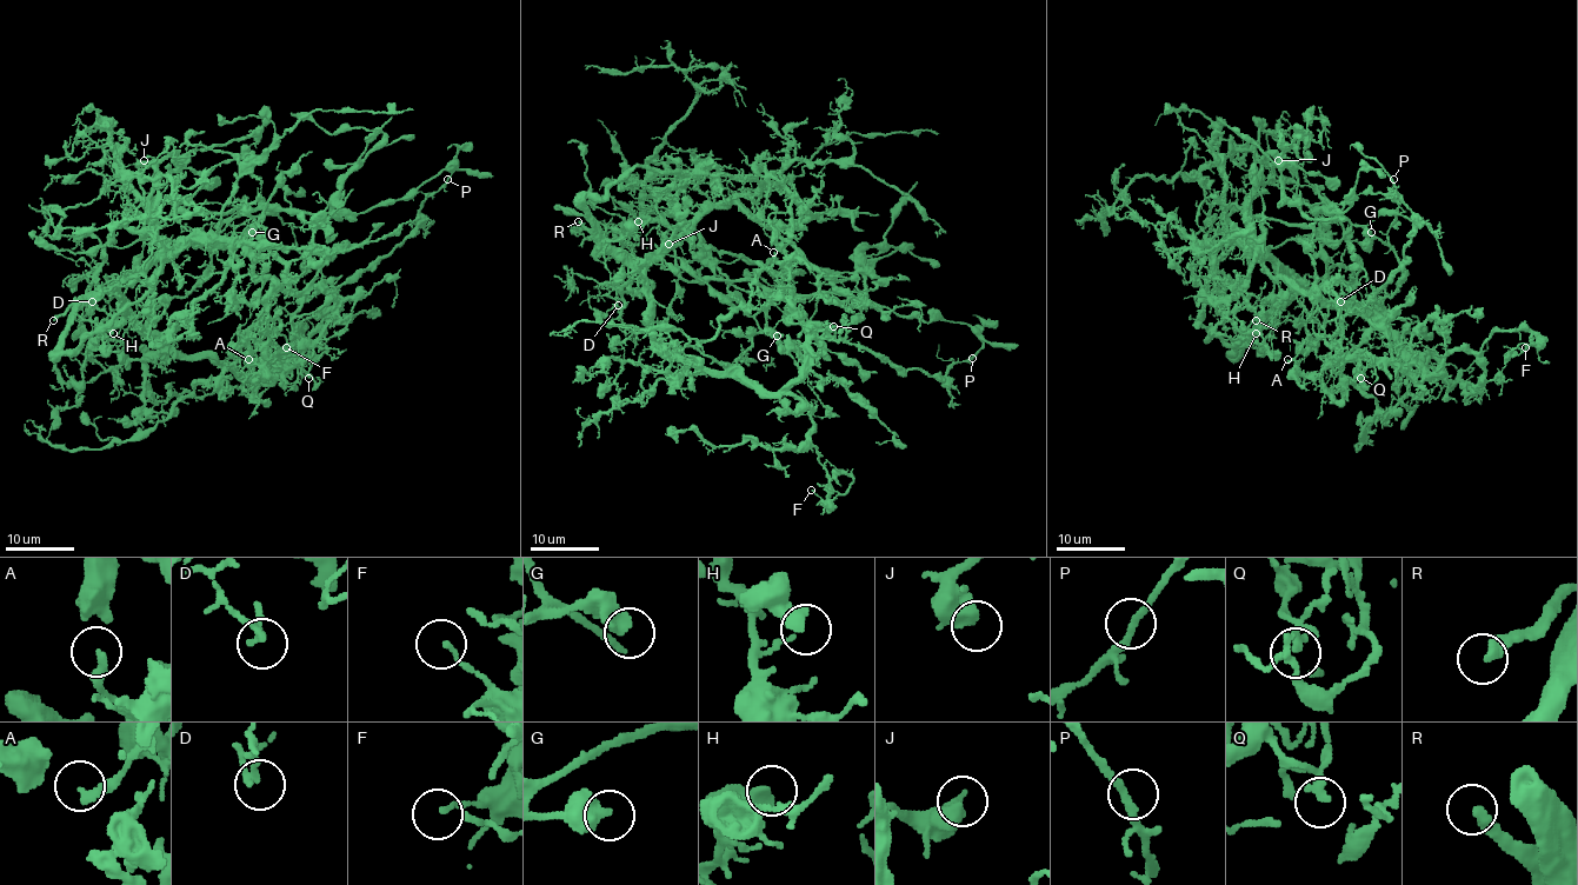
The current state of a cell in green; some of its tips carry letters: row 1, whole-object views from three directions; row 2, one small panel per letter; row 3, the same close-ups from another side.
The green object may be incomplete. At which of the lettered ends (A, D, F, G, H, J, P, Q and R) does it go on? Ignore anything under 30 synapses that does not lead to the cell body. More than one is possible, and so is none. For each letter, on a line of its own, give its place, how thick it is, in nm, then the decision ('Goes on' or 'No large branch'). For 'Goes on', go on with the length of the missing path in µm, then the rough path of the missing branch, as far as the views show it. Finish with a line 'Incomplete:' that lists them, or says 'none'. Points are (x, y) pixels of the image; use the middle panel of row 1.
A: Place: (773, 252). Thickness 200 nm. No large branch
D: Place: (618, 305). Thickness 170 nm. No large branch
F: Place: (811, 490). Thickness 100 nm. No large branch
G: Place: (777, 335). Thickness 500 nm. No large branch
H: Place: (638, 221). Thickness 440 nm. No large branch
J: Place: (668, 244). Thickness 600 nm. No large branch
P: Place: (972, 358). Thickness 180 nm. No large branch
Q: Place: (833, 326). Thickness 190 nm. No large branch
R: Place: (578, 221). Thickness 360 nm. Goes on. Missing length about 30 µm
Incomplete: R

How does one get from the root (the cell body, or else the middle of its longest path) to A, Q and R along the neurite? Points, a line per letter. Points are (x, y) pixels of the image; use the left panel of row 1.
A: (121, 301), (188, 356), (265, 381), (278, 373), (271, 356), (265, 377), (267, 348), (248, 359)
Q: (121, 301), (139, 323), (188, 356), (215, 358), (265, 381), (284, 363), (299, 360), (310, 364), (308, 378)
R: (121, 301), (113, 294), (84, 294), (53, 320)

